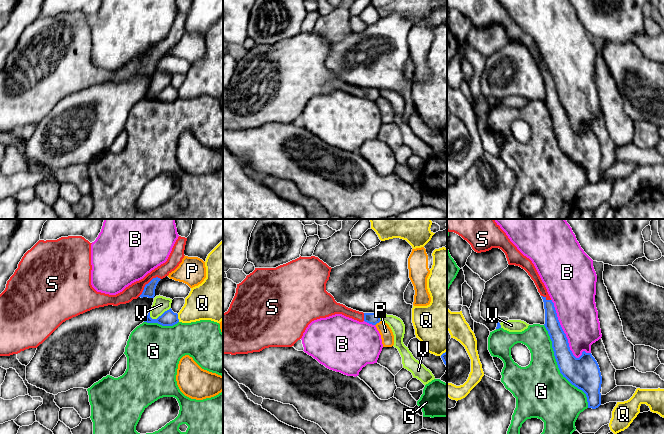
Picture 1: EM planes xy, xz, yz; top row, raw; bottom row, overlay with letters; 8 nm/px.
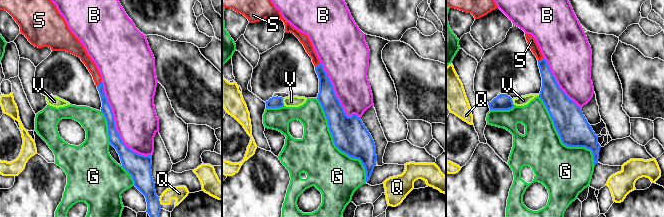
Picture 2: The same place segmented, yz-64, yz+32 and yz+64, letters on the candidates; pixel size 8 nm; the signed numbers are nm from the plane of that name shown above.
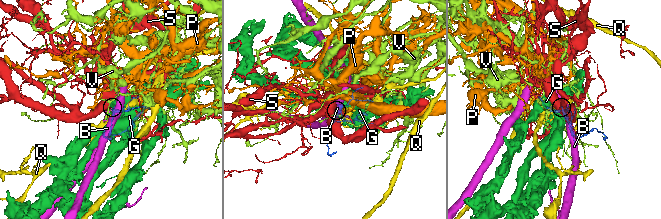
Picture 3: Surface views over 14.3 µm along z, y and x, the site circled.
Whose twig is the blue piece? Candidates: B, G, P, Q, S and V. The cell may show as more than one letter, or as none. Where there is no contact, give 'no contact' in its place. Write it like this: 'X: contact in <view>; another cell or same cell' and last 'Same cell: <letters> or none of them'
B: contact in yz; another cell
G: contact in yz; another cell
P: contact in xz; another cell
Q: contact in xy; another cell
S: contact in xy; same cell
V: contact in xy; another cell
Same cell: S

